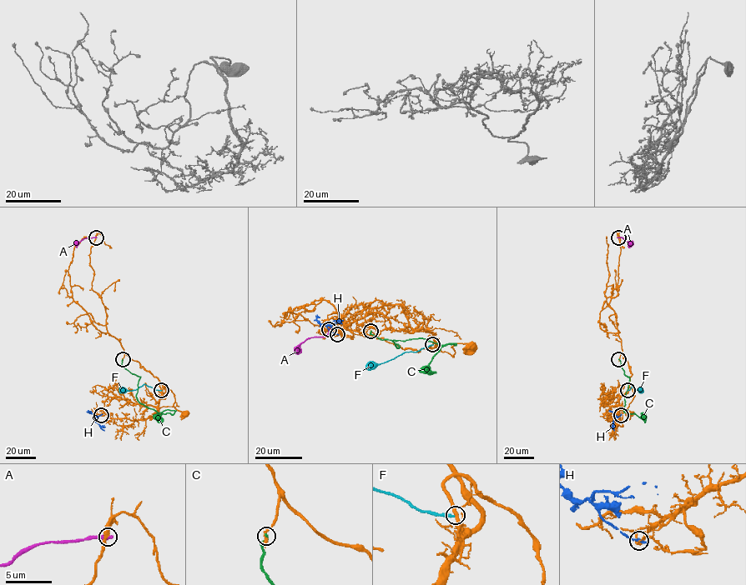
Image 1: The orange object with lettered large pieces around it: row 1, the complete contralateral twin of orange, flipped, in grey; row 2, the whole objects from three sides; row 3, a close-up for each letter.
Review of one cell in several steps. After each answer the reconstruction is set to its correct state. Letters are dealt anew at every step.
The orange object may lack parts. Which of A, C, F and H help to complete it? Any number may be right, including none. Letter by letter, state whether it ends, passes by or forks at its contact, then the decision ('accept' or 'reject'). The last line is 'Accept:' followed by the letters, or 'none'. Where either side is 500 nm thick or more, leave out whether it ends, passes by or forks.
A: it ends; reject
C: it ends; reject
F: it ends; reject
H: it ends; reject
Accept: none

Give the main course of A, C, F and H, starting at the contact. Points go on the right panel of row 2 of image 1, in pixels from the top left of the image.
A: (617, 237), (633, 244)
C: (618, 359), (629, 380), (623, 411), (625, 412), (627, 410), (627, 414), (643, 417), (644, 422)
F: (627, 390), (632, 384), (638, 391), (642, 388)
H: (621, 414), (614, 419), (614, 430)

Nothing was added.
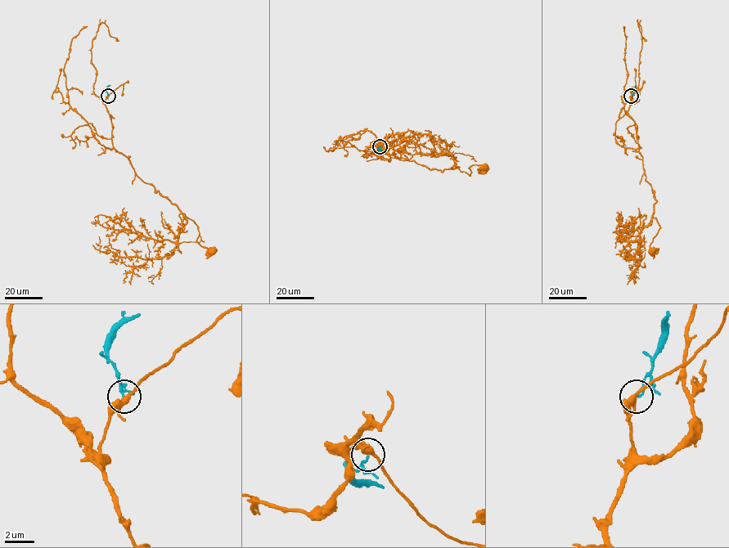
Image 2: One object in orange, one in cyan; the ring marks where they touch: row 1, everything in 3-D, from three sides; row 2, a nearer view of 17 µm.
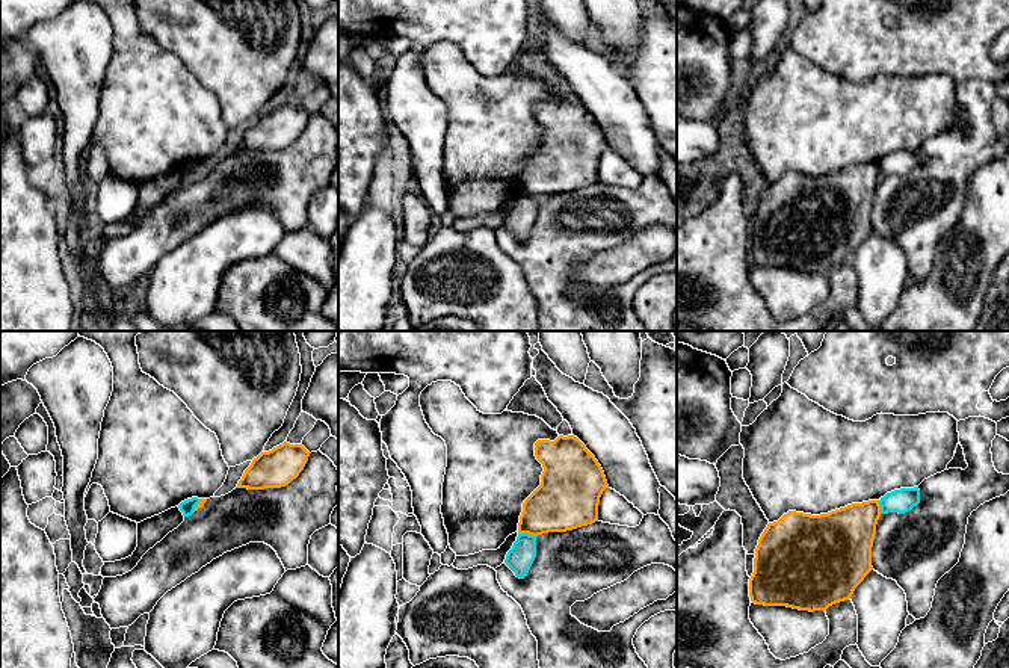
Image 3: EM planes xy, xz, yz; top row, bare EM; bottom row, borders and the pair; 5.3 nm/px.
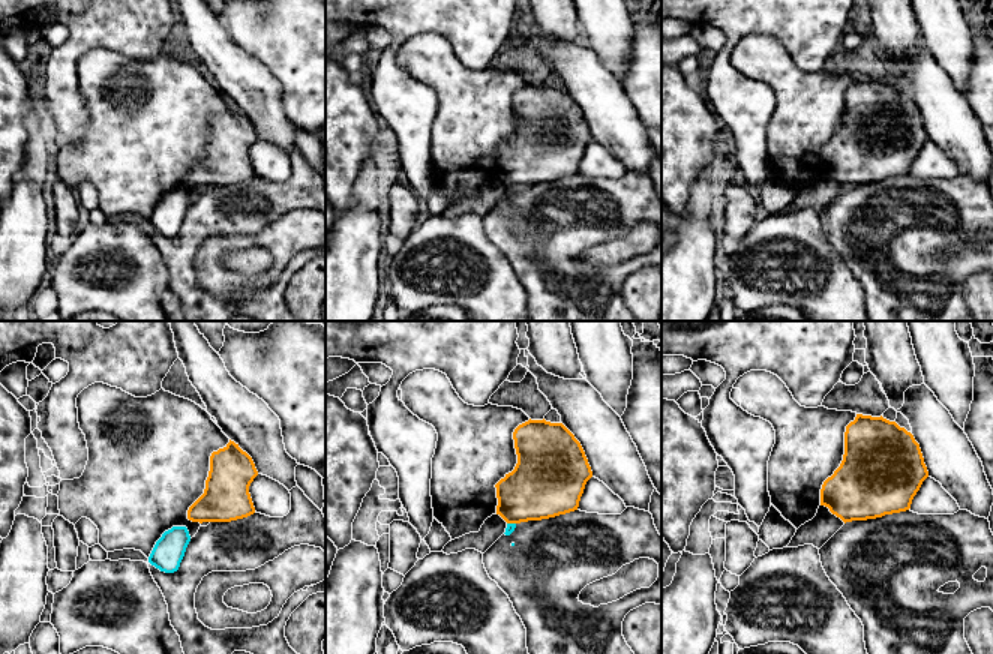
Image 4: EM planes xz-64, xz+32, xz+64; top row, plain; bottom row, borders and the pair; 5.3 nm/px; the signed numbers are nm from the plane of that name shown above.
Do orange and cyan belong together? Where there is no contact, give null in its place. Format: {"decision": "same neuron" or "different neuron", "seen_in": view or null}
{"decision": "different neuron", "seen_in": "xz"}

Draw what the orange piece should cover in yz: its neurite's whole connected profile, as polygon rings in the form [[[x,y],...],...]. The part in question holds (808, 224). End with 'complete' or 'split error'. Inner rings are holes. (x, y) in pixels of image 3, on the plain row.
[[[879,162],[828,175],[788,172],[758,201],[749,258],[755,266],[826,272],[849,261],[873,231]]]; complete

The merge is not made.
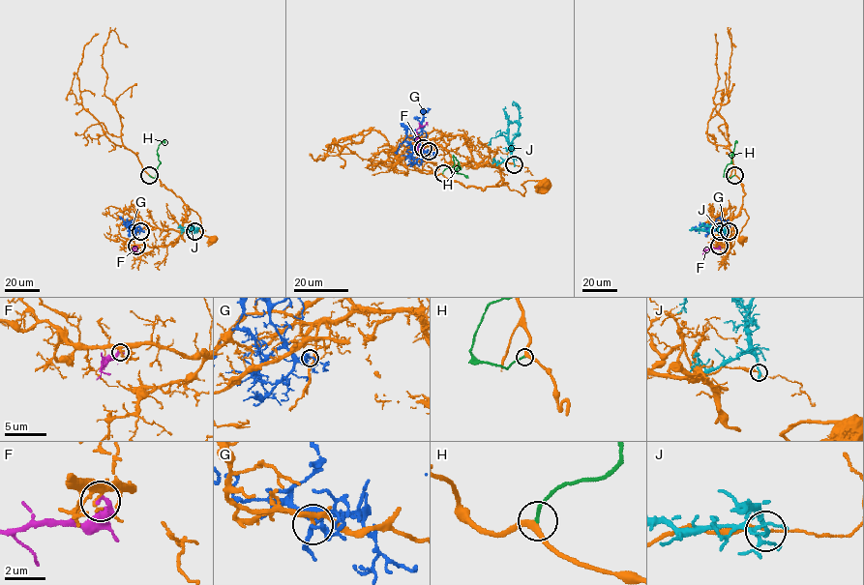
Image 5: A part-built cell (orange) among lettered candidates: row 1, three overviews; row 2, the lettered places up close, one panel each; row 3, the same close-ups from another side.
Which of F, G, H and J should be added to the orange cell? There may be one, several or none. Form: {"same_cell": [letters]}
{"same_cell": ["H"]}

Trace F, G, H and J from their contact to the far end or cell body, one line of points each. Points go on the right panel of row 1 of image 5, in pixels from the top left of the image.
F: (719, 247), (704, 250), (702, 254)
G: (720, 231), (707, 232), (694, 228)
H: (734, 175), (725, 176), (724, 171), (737, 143)
J: (729, 231), (713, 228), (690, 229), (692, 227)

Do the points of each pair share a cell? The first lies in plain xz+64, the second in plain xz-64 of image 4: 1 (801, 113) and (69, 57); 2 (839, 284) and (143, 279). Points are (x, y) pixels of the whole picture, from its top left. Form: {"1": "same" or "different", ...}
{"1": "different", "2": "same"}

